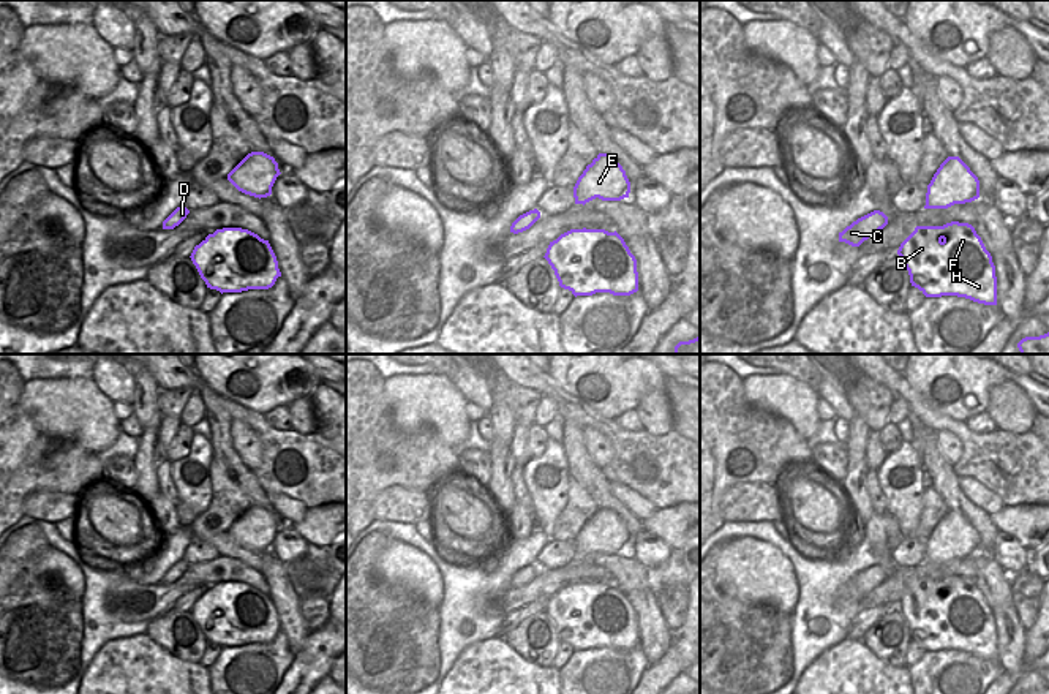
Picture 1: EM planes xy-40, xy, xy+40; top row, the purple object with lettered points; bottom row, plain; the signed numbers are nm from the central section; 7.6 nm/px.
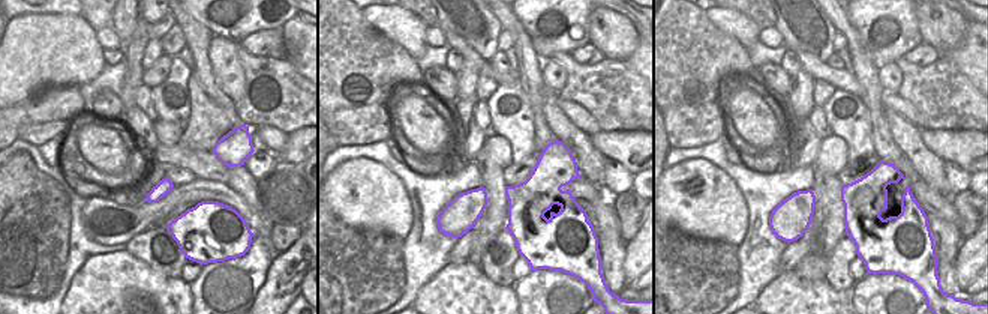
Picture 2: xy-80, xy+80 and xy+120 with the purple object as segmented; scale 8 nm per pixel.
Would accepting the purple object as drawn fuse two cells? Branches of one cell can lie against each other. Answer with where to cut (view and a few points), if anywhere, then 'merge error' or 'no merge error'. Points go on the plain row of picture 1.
no cut | no merge error

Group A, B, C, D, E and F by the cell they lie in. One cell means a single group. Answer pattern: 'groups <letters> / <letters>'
groups A B C D E F

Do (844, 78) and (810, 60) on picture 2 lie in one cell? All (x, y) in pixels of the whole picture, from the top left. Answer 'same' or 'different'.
same

